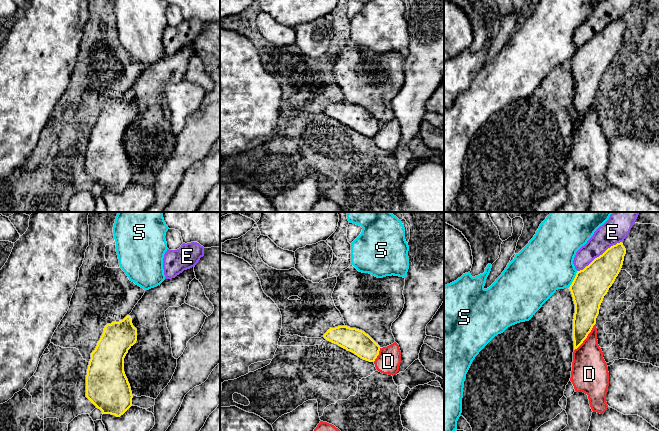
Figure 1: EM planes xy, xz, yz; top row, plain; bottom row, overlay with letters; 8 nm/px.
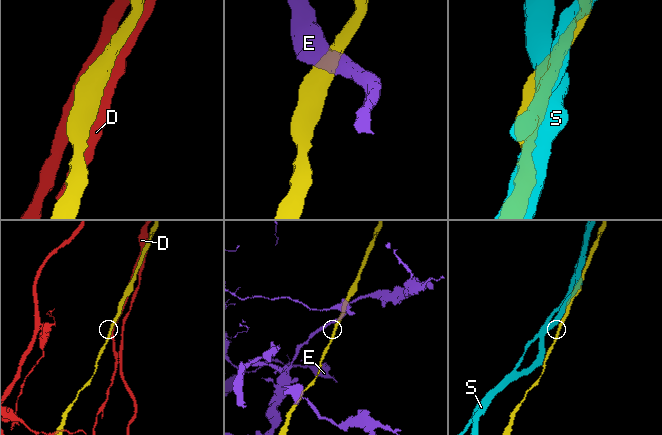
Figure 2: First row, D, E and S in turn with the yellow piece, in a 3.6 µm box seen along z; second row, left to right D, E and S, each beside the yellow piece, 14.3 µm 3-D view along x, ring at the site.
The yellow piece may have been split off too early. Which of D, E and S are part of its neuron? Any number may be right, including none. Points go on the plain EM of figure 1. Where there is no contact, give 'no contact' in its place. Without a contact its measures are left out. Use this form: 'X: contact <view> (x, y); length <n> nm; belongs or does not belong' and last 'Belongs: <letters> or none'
D: contact yz (586, 113); length 280 nm; does not belong
E: contact yz (600, 31); length 440 nm; does not belong
S: contact yz (574, 55); length 150 nm; does not belong
Belongs: none

